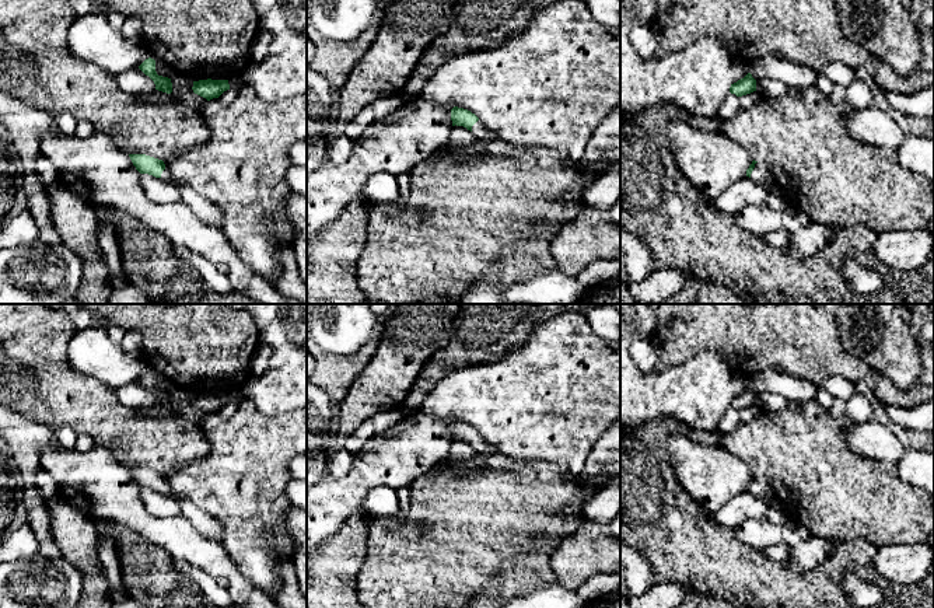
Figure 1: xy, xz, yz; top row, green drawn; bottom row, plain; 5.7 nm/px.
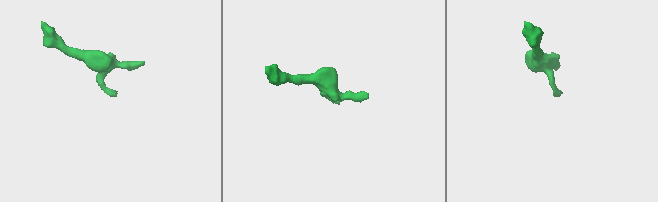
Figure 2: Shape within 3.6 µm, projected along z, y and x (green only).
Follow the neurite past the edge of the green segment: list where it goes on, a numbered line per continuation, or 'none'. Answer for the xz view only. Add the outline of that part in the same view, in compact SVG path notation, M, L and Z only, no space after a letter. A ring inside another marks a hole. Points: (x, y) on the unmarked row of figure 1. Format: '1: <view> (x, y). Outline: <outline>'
1: xz (479, 444). Outline: M478 434L473 440L472 440L472 447L476 452L482 452L482 454L493 454L497 452L499 450L496 448L496 445L487 443L480 434Z

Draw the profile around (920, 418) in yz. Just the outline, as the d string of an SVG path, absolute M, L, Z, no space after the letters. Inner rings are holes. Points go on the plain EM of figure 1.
M934 396L913 408L884 403L884 409L893 423L905 429L934 433Z

